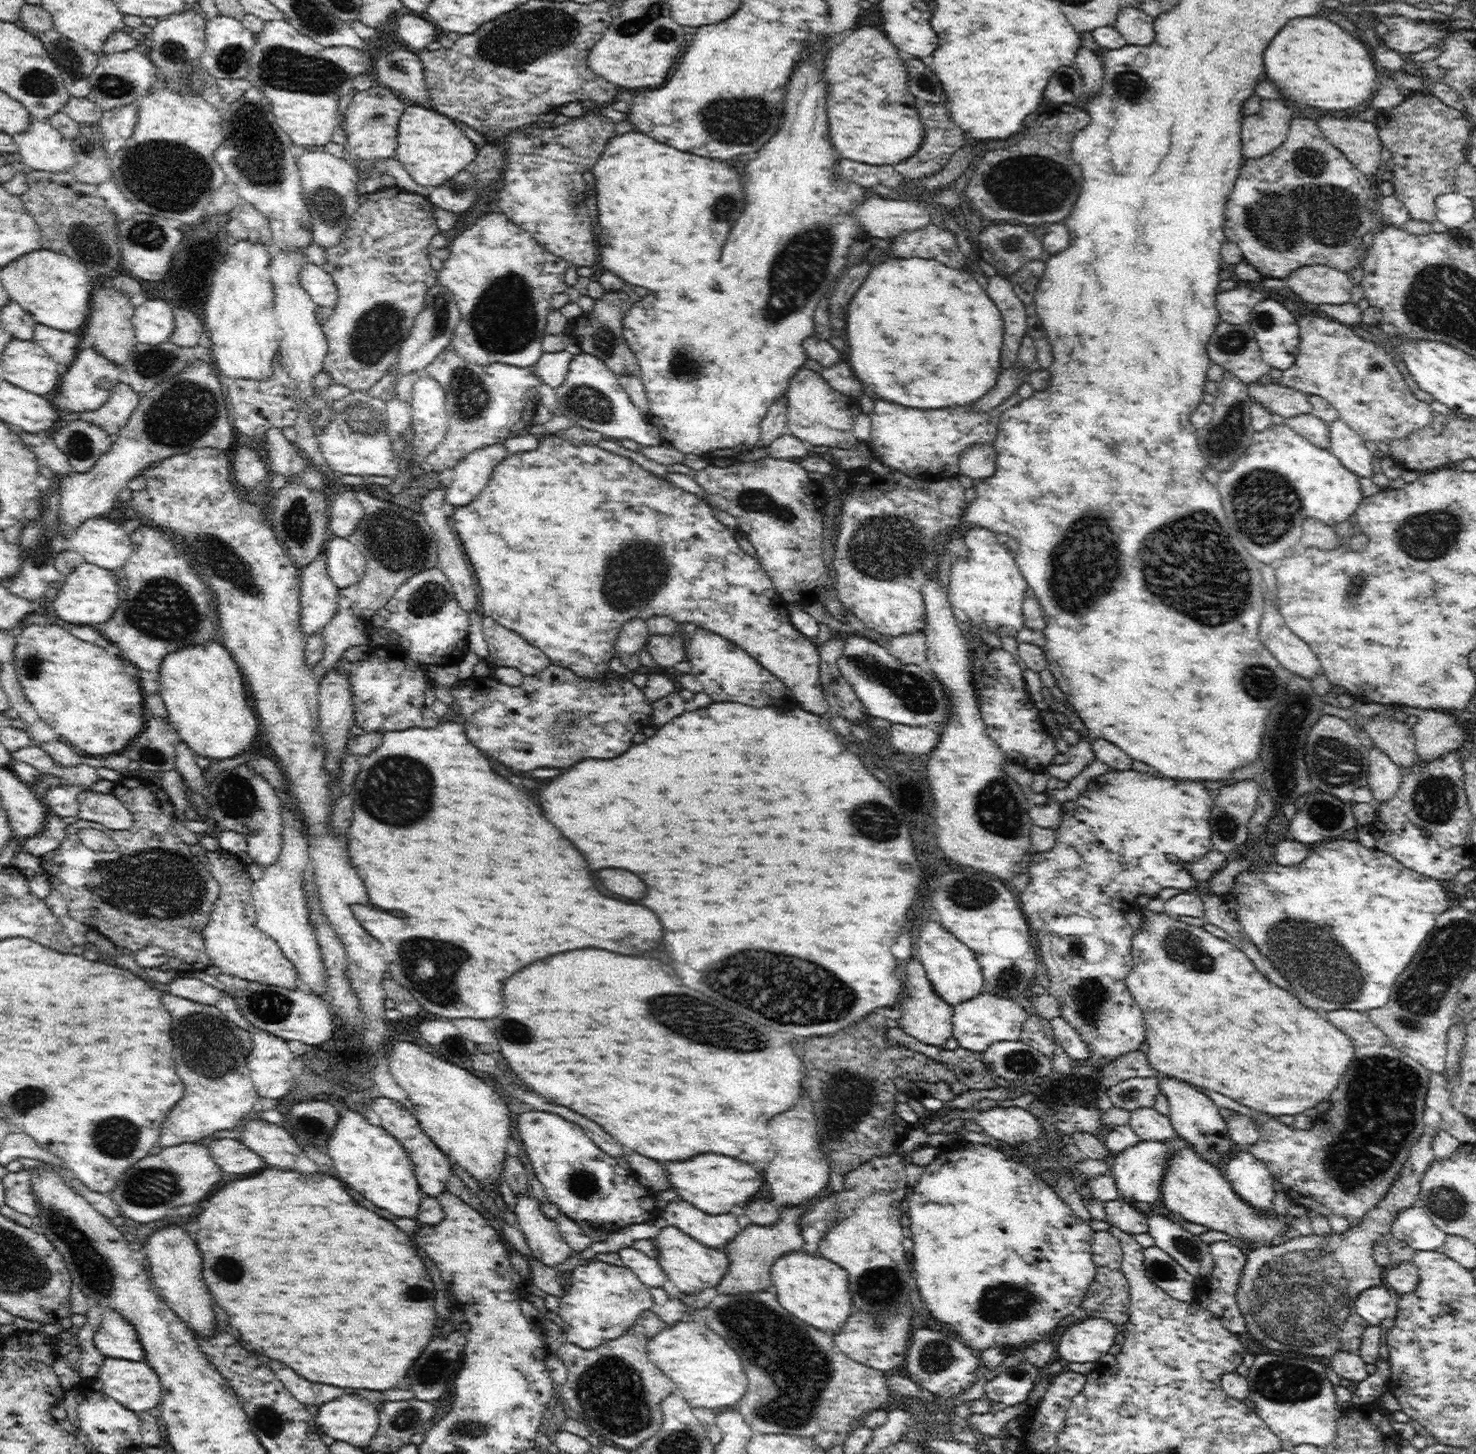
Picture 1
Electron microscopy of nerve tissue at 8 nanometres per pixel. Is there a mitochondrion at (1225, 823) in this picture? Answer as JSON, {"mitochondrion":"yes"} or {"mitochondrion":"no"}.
{"mitochondrion":"yes"}

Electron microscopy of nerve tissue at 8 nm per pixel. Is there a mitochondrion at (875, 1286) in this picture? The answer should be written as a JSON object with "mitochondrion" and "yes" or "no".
{"mitochondrion":"yes"}

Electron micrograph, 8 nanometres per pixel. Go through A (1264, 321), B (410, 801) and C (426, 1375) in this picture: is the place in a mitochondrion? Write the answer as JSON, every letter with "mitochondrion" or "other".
{"A":"mitochondrion","B":"mitochondrion","C":"mitochondrion"}

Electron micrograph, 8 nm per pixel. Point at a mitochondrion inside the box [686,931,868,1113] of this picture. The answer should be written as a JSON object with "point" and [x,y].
{"point":[818,1007]}

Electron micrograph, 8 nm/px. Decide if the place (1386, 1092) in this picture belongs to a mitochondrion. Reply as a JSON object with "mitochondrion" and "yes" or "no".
{"mitochondrion":"yes"}

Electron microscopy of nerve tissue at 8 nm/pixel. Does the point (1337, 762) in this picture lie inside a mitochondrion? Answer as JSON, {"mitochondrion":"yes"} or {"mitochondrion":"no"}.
{"mitochondrion":"yes"}

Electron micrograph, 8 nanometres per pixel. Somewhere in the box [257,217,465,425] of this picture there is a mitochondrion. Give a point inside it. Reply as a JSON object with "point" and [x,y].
{"point":[377,332]}

